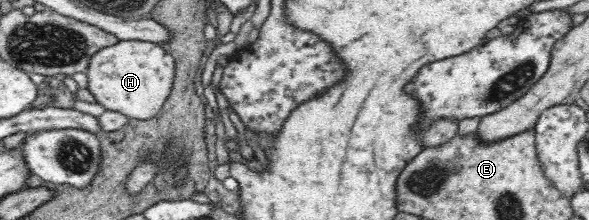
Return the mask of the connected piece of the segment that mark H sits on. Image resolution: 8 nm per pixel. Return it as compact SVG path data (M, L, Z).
M119 40L116 45L99 49L90 58L87 75L87 89L94 101L104 109L114 111L135 120L150 119L162 109L175 81L175 61L161 44L142 40Z

